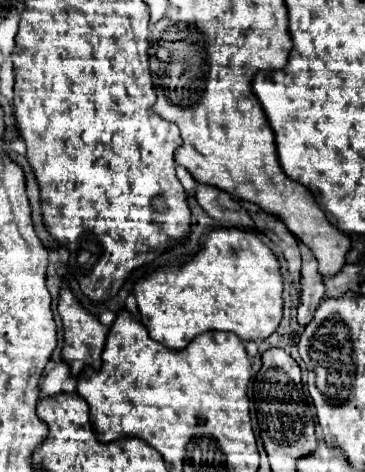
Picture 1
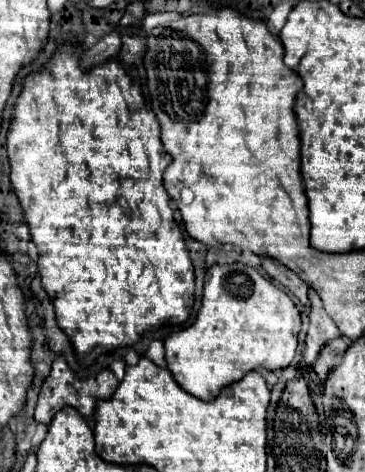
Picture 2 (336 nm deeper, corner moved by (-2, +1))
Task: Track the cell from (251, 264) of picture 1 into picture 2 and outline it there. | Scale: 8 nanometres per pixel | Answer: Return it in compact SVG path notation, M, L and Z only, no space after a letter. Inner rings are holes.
M244 263L214 265L206 273L202 309L196 323L164 341L166 363L174 381L202 401L212 401L230 383L256 369L286 369L296 353L300 311L294 301Z

